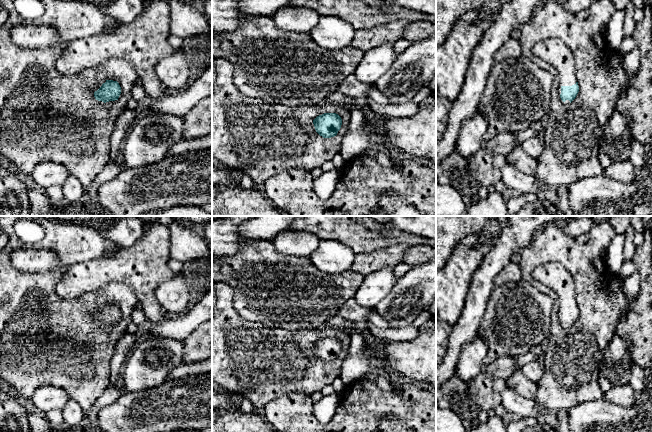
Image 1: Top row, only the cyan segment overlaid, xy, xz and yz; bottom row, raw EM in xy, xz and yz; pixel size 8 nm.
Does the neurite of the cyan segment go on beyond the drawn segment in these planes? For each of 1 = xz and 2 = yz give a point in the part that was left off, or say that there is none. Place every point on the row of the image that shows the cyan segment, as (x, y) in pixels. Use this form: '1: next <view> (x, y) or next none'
1: next none
2: next yz (555, 52)

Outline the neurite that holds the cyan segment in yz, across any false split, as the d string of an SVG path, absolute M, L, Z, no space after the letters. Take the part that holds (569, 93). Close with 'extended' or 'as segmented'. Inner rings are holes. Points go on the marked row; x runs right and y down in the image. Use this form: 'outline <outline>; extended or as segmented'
outline M548 38L535 44L532 52L557 70L558 94L563 102L570 104L579 92L575 59L571 49L558 38Z; extended

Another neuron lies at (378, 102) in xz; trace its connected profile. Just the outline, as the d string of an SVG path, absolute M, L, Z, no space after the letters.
M372 88L367 93L367 105L377 116L385 115L394 118L413 117L419 109L419 105L413 100L403 103L393 103L377 88Z

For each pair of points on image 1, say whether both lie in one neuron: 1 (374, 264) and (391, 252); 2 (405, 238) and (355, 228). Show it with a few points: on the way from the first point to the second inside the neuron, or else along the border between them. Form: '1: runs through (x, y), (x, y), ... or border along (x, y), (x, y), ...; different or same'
1: runs through (378, 260), (387, 256); same
2: runs through (393, 237), (367, 235); same

